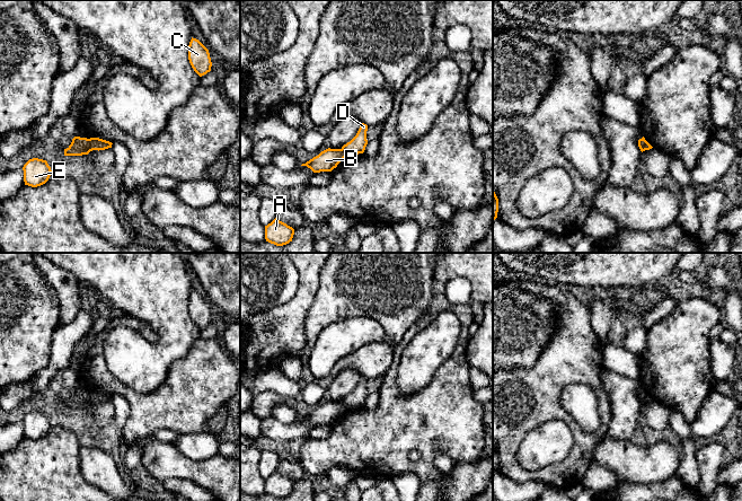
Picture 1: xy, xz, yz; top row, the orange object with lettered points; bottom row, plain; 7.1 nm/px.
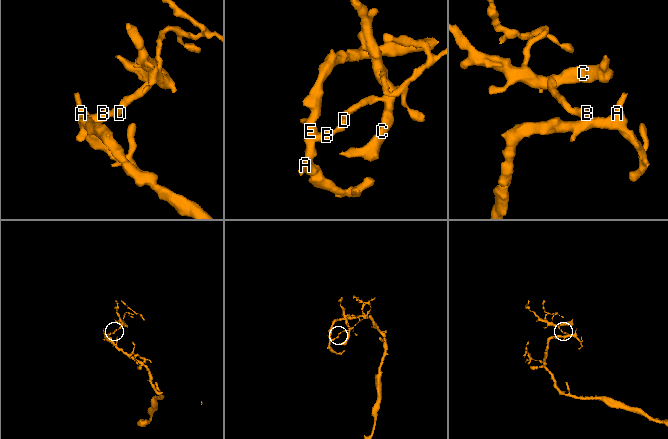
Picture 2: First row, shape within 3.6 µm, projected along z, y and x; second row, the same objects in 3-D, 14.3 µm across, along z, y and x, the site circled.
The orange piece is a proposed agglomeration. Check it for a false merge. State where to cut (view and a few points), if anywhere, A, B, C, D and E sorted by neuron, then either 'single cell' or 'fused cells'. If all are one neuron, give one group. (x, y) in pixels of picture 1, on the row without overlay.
cut in xy along (88, 392), (90, 403); A B E / C D; fused cells

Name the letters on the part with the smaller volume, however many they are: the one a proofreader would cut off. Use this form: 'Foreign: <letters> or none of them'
Foreign: C, D

